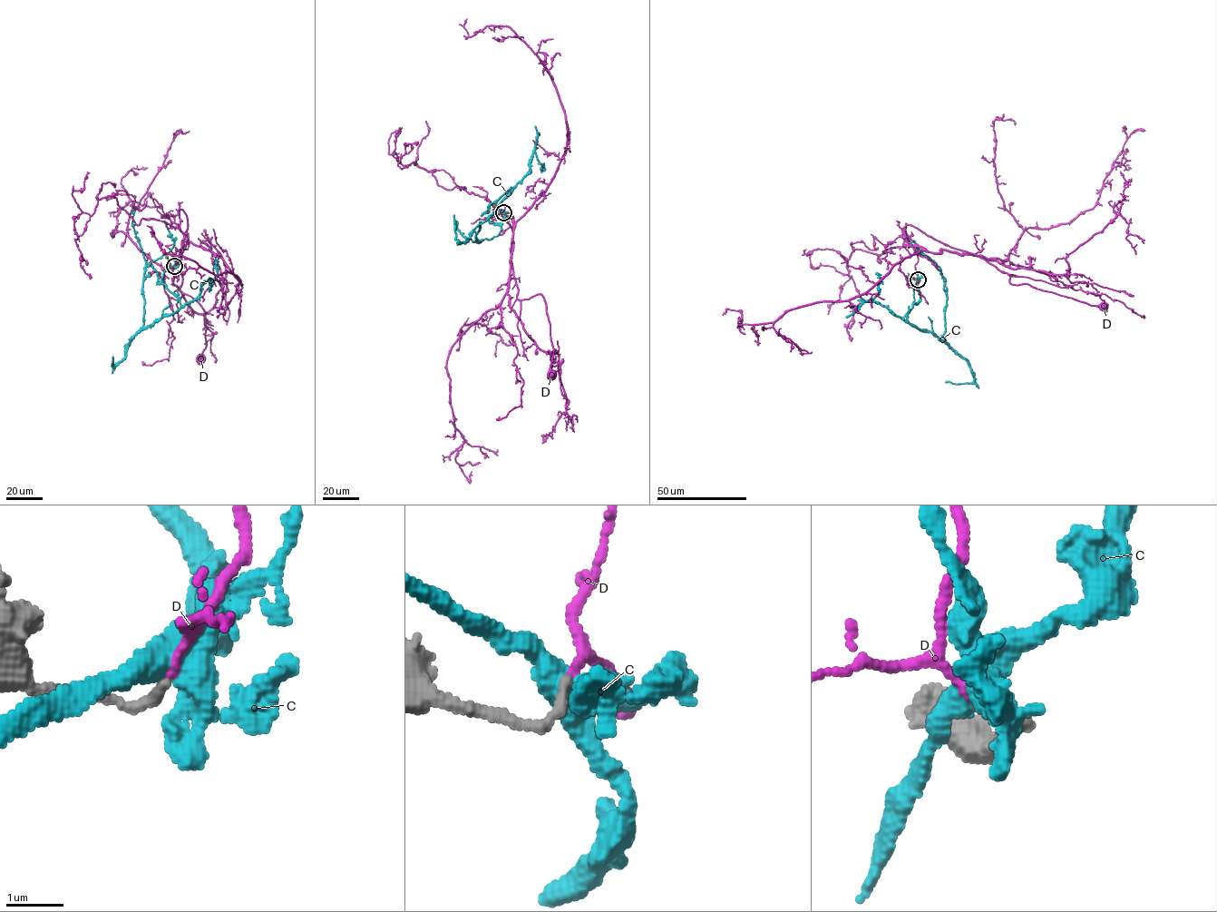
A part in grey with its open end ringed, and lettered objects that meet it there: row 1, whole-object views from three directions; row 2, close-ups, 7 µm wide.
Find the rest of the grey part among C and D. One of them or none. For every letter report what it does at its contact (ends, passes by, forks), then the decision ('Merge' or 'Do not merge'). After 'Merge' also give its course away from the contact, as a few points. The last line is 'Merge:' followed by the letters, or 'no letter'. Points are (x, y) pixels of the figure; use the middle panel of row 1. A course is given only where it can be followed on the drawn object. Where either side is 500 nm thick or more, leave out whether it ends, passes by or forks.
C: It forks there. Do not merge
D: It passes by. Merge. Its course: (503, 212), (513, 218), (501, 215), (512, 230), (517, 299), (540, 294), (544, 299), (553, 348), (551, 377)
Merge: D

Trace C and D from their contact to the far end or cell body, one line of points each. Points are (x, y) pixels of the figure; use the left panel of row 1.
C: (174, 266), (164, 271), (161, 282), (180, 306), (144, 327), (145, 261), (132, 223), (133, 206)
D: (174, 266), (188, 237), (180, 228), (181, 210), (188, 223), (180, 289), (205, 311), (201, 357)

